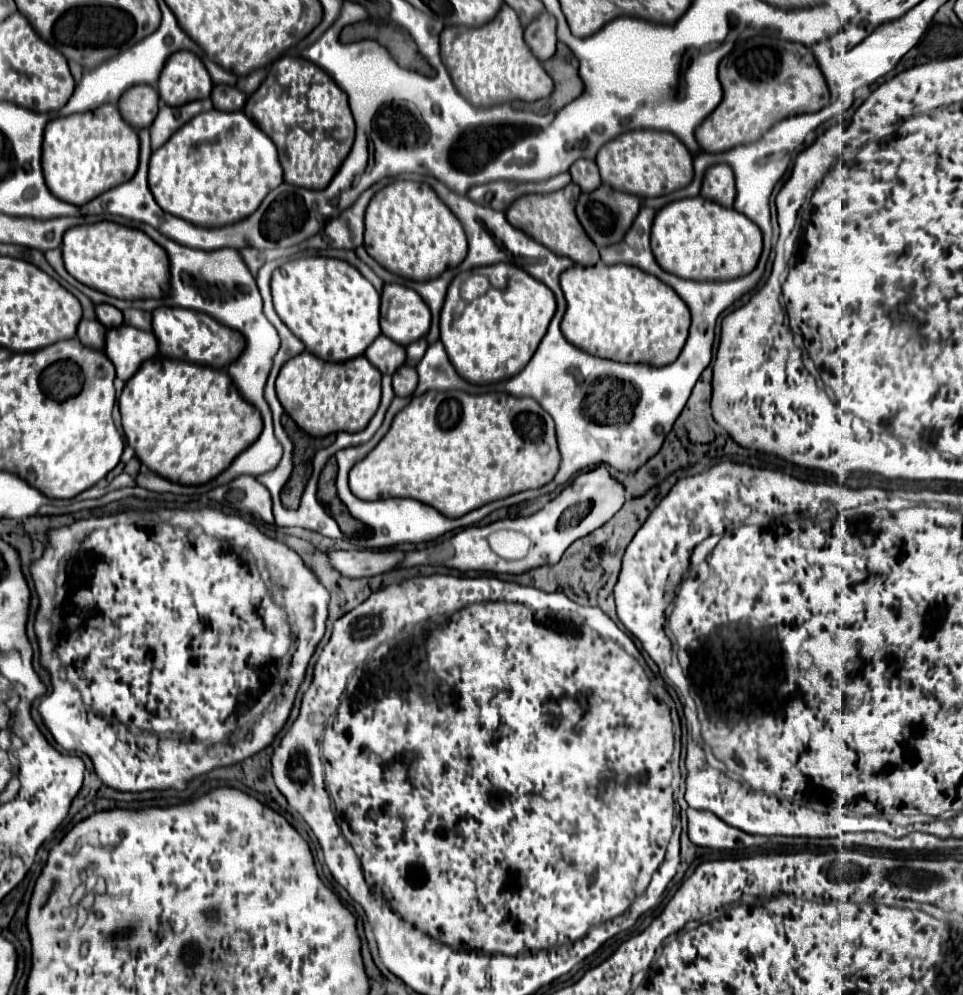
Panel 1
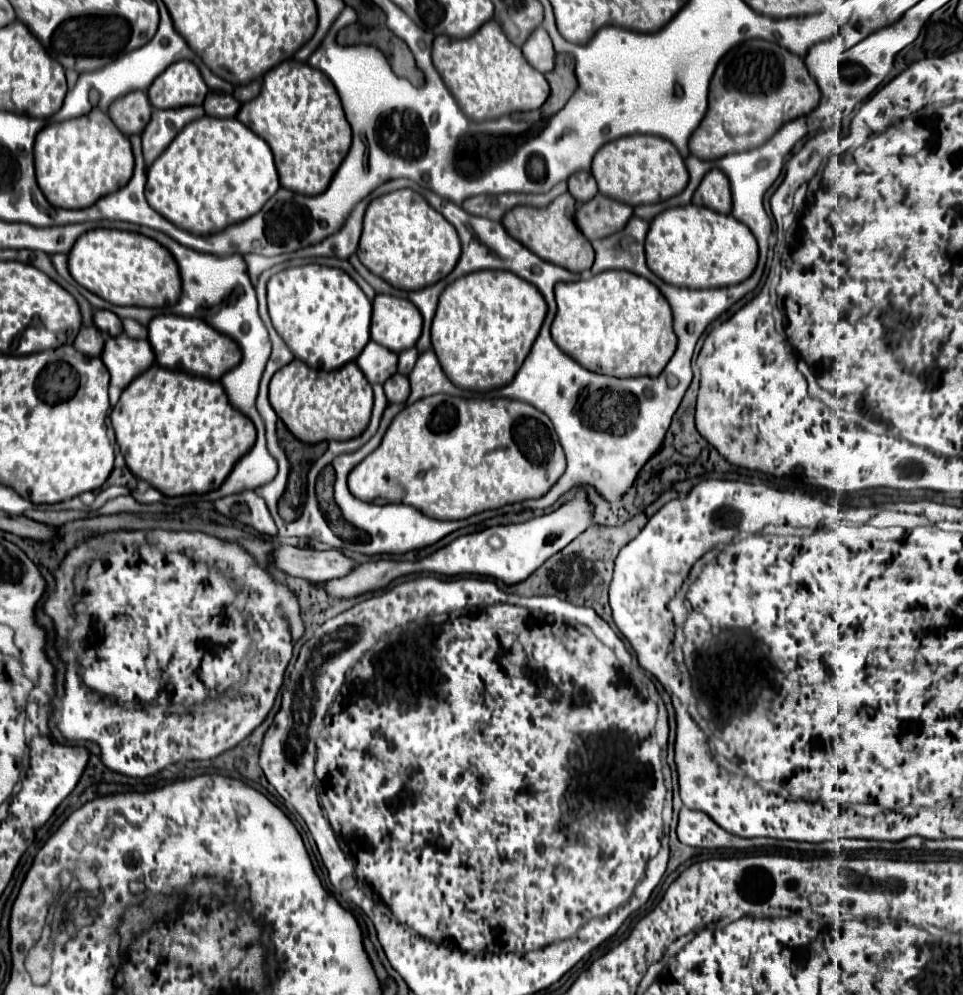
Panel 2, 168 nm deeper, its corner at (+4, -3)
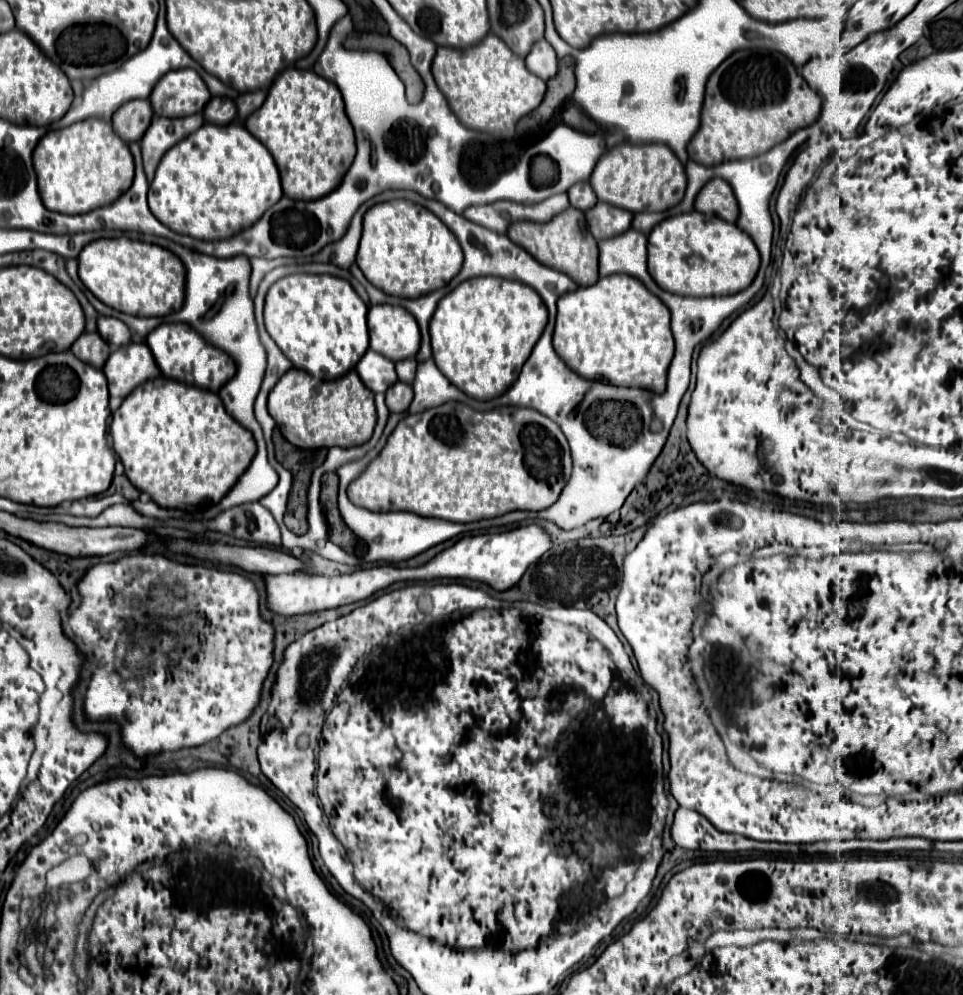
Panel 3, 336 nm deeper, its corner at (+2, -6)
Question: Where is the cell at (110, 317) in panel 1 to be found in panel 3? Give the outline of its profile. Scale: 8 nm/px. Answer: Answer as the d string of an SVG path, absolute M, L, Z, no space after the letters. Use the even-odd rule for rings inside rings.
M99 317L97 331L109 345L119 345L121 347L121 345L127 345L131 341L129 327L115 317Z

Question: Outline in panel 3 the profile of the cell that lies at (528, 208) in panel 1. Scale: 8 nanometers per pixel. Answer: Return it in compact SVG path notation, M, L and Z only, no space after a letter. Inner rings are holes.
M569 207L563 213L559 213L549 223L533 223L533 221L517 221L507 231L509 239L513 243L519 243L525 251L529 251L535 259L539 259L543 265L563 271L569 275L579 287L589 287L599 279L597 273L597 241L583 225L583 211Z

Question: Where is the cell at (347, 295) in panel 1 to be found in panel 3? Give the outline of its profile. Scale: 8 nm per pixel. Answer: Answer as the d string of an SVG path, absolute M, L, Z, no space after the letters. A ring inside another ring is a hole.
M289 275L271 285L265 297L265 327L293 367L317 379L339 379L355 369L369 349L367 305L355 289L331 275Z

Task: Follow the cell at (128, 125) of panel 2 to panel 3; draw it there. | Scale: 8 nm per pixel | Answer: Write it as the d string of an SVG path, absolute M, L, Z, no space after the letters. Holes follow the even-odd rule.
M133 99L115 111L113 129L125 143L141 141L143 133L151 125L151 119L151 103L147 99Z

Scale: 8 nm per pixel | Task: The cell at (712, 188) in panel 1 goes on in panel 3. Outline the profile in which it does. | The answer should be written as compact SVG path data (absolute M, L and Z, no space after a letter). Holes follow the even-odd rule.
M711 179L695 199L695 211L715 215L729 223L735 223L739 217L739 205L733 195L733 189L723 179Z

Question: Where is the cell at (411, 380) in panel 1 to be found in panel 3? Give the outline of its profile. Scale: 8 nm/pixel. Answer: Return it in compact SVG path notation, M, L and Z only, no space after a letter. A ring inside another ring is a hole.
M397 381L387 391L387 407L391 413L405 413L413 401L413 389L407 383Z

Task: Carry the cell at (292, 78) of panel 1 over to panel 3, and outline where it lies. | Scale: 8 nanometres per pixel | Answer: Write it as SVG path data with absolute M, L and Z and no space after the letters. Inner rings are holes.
M295 67L285 69L271 85L265 103L247 117L245 127L247 131L251 131L251 135L255 135L271 151L277 163L277 169L281 173L283 193L291 199L313 201L313 199L329 195L333 189L341 185L347 169L351 167L355 159L355 135L345 115L343 97L331 81L319 77L313 71L295 69Z

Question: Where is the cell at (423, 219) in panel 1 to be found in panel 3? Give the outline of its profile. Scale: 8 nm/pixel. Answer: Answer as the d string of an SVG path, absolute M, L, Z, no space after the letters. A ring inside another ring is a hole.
M395 199L373 205L363 217L363 237L357 265L377 289L397 297L421 297L445 287L463 265L463 251L455 235L425 207Z

